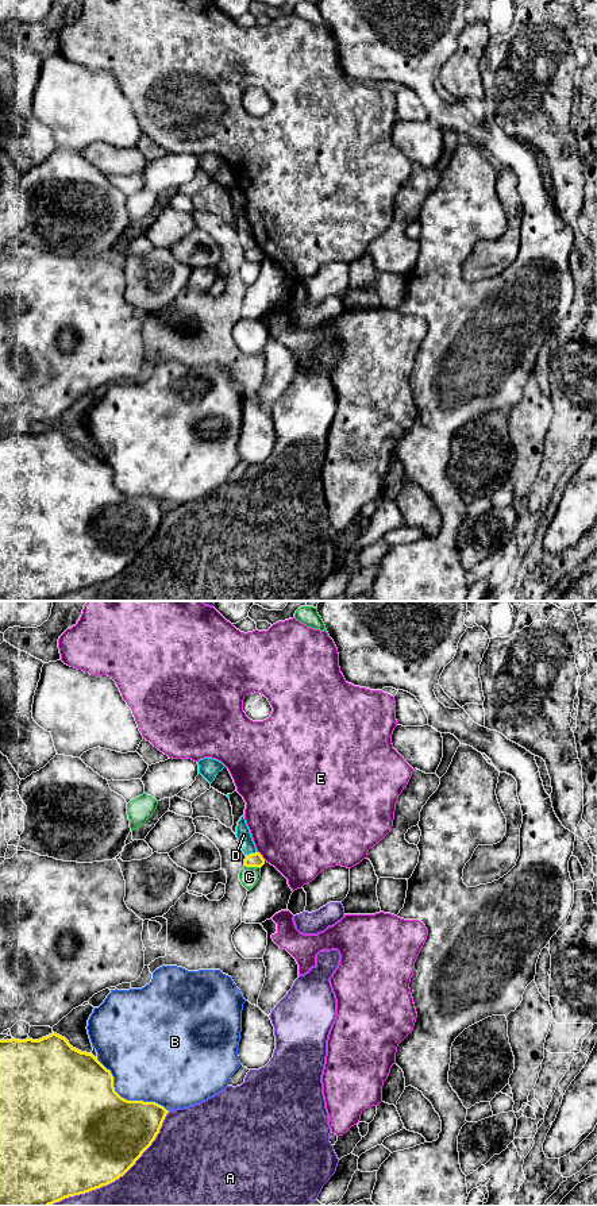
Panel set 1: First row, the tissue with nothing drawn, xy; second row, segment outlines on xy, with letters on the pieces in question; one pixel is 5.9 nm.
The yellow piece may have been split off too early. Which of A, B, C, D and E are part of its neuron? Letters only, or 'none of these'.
none of these

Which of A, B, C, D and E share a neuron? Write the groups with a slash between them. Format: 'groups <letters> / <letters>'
groups A / B / C / D / E

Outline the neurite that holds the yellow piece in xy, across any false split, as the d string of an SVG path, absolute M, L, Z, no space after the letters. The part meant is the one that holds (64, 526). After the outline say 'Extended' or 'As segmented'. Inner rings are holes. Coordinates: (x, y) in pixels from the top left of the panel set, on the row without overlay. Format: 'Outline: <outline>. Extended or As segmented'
Outline: M51 428L39 435L0 435L0 601L50 601L65 593L89 587L123 571L155 535L169 505L155 497L127 496L113 482L113 471L92 448L73 443Z. As segmented

